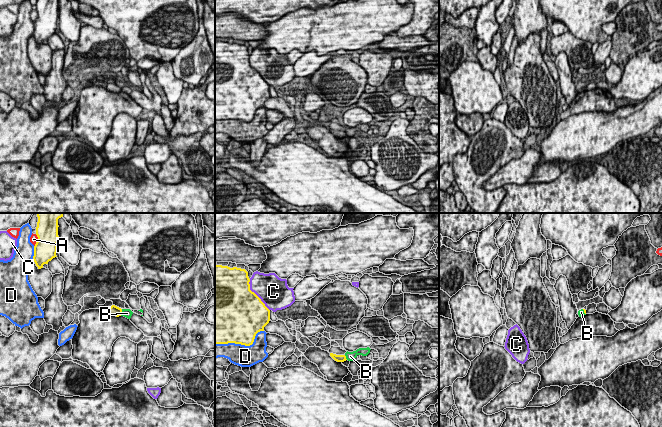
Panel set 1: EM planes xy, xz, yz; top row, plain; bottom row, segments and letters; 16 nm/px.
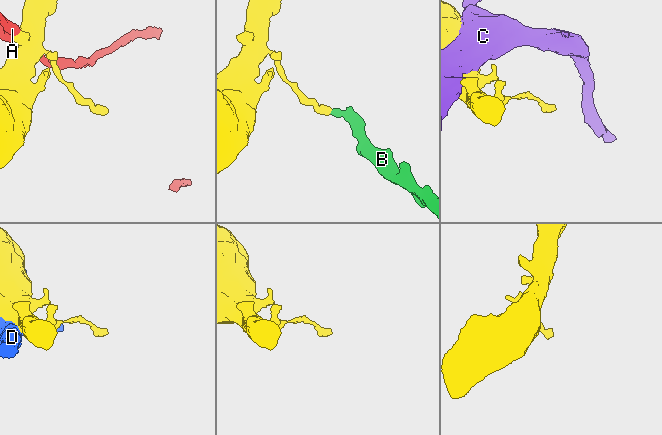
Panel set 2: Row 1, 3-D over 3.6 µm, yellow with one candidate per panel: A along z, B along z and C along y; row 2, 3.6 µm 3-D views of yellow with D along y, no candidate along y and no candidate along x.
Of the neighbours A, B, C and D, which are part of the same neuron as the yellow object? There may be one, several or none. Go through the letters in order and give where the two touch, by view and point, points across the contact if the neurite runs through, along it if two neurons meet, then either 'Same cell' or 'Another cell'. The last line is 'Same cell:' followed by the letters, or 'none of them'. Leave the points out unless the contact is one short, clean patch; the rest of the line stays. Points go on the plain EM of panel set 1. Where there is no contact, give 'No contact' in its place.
A: Touches yellow at xy (37, 16). Another cell
B: Touches yellow at xy (121, 88). Boundary: xy (122, 85), (120, 91). Another cell
C: Touches yellow at xz (256, 71). Another cell
D: Touches yellow at xz (241, 120). Another cell
Same cell: none of them

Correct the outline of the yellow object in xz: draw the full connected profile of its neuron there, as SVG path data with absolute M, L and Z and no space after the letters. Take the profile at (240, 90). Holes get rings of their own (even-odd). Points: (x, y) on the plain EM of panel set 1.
M215 41L215 120L253 120L258 108L270 97L270 86L250 66L250 55L245 45Z

